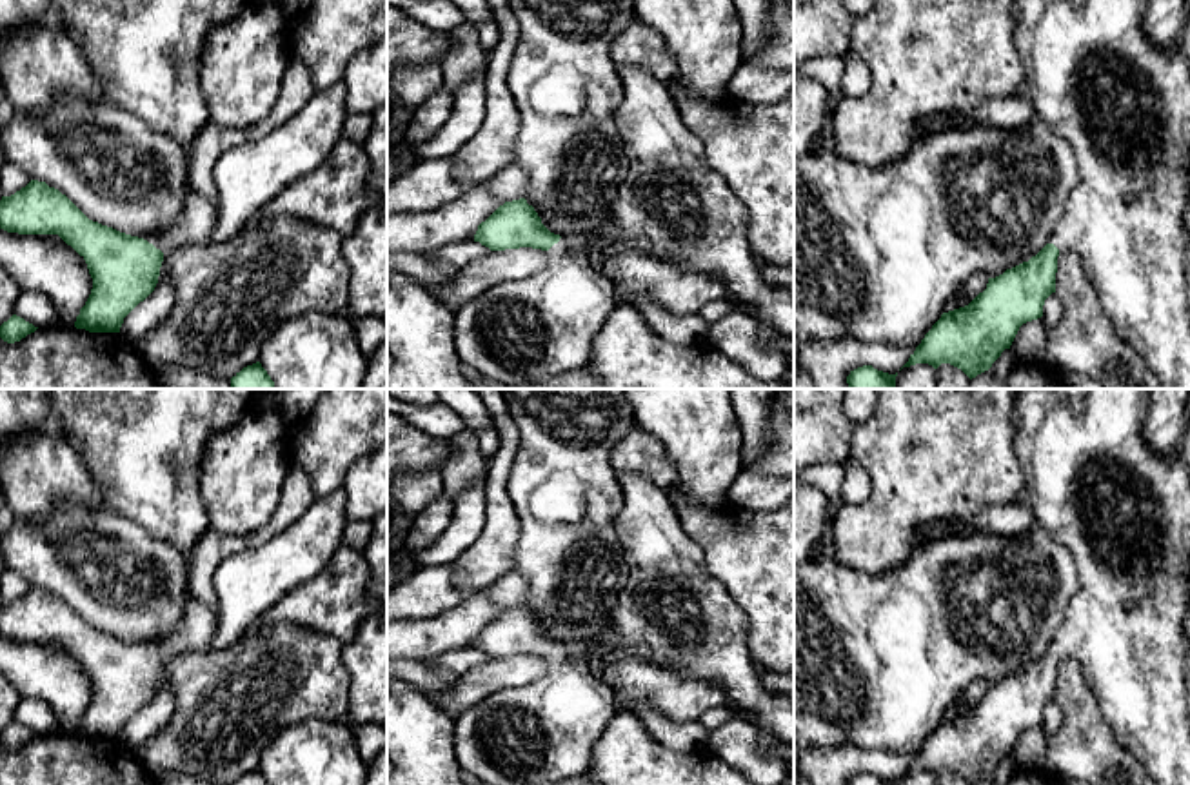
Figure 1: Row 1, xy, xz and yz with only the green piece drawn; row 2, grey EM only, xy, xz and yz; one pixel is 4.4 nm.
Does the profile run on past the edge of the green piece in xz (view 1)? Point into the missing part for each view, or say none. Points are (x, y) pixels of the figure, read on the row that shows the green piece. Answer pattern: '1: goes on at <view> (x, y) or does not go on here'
1: goes on at xz (520, 333)

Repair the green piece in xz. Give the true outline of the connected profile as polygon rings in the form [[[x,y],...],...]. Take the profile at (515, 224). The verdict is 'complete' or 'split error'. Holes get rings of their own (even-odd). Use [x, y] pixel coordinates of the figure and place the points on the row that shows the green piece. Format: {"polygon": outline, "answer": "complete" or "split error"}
{"polygon": [[[525,198],[500,205],[478,225],[474,242],[491,251],[541,249],[549,262],[541,271],[520,282],[494,285],[454,309],[452,334],[463,367],[511,389],[531,389],[547,378],[583,371],[596,333],[618,309],[612,280],[587,253],[592,242],[609,240],[616,240],[616,227],[609,222],[594,233],[561,238],[541,224]]], "answer": "split error"}

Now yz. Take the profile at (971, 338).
{"polygon": [[[1014,0],[1016,16],[1016,47],[1023,65],[1025,93],[1032,102],[1034,118],[1048,124],[1074,149],[1079,169],[1079,182],[1068,196],[1061,222],[1054,229],[1052,240],[1028,262],[1007,269],[996,278],[988,278],[987,289],[979,293],[968,305],[943,313],[941,318],[925,334],[921,343],[910,354],[903,367],[928,363],[937,369],[941,363],[950,363],[961,369],[970,380],[988,371],[1005,349],[1010,349],[1019,327],[1026,322],[1043,316],[1045,300],[1056,293],[1057,256],[1061,249],[1070,249],[1079,254],[1085,271],[1097,291],[1097,298],[1110,318],[1116,331],[1128,342],[1148,363],[1159,378],[1163,389],[1190,389],[1190,318],[1188,318],[1188,263],[1186,234],[1183,216],[1190,202],[1190,62],[1179,49],[1155,47],[1146,35],[1145,16],[1148,0]]], "answer": "split error"}

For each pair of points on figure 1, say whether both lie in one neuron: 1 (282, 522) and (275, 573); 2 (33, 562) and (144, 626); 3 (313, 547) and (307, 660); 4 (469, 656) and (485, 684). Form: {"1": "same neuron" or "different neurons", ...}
{"1": "different neurons", "2": "same neuron", "3": "different neurons", "4": "different neurons"}

